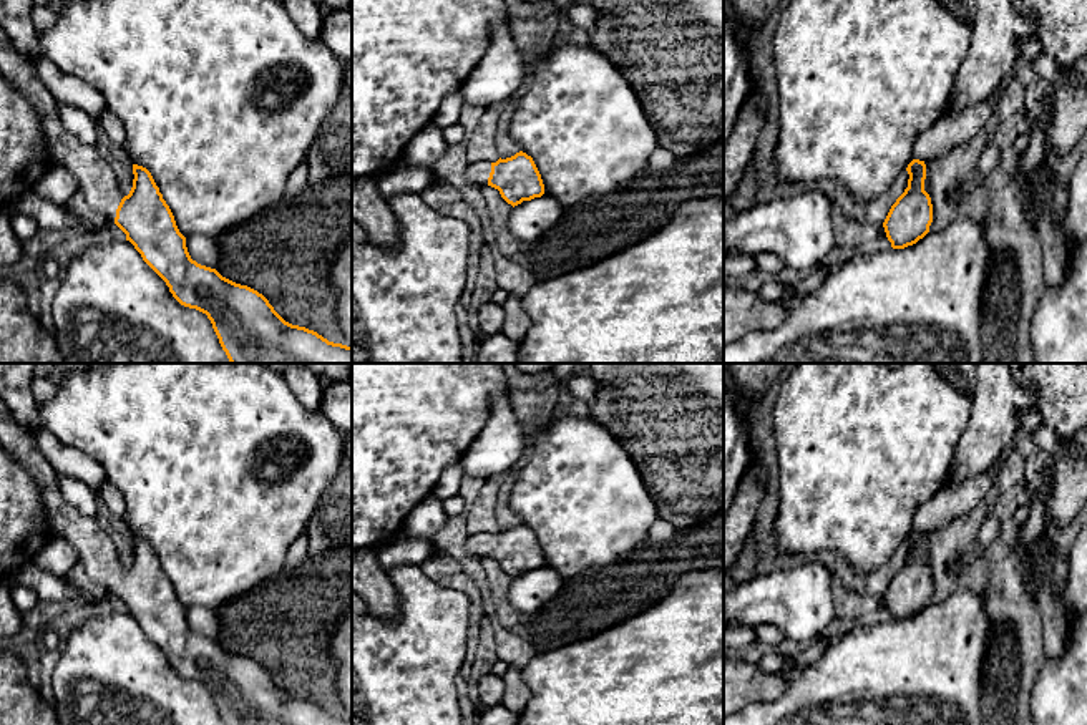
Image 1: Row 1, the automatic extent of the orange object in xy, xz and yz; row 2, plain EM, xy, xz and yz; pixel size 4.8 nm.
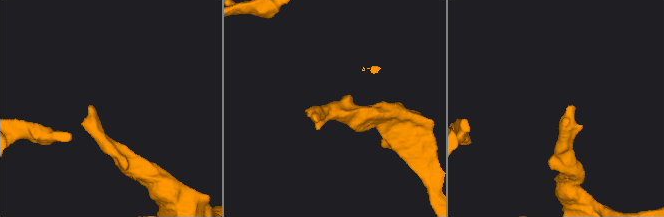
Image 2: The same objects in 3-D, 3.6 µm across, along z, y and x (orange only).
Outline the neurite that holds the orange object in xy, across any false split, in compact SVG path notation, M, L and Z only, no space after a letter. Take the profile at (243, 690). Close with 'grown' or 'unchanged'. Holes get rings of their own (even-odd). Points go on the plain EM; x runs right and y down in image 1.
M0 398L0 443L17 456L38 483L55 534L65 538L80 556L86 574L100 584L106 596L115 594L141 625L143 632L166 654L173 669L184 679L207 687L226 725L352 725L352 718L334 715L305 698L285 693L257 662L222 649L216 640L191 630L186 609L163 571L151 544L133 536L133 559L128 567L119 561L113 538L96 516L85 516L58 489L58 473L40 453L33 431L22 426Z | grown

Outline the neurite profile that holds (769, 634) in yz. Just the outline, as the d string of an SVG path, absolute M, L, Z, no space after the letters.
M767 624L755 627L755 639L777 649L783 642L785 635L775 625Z

